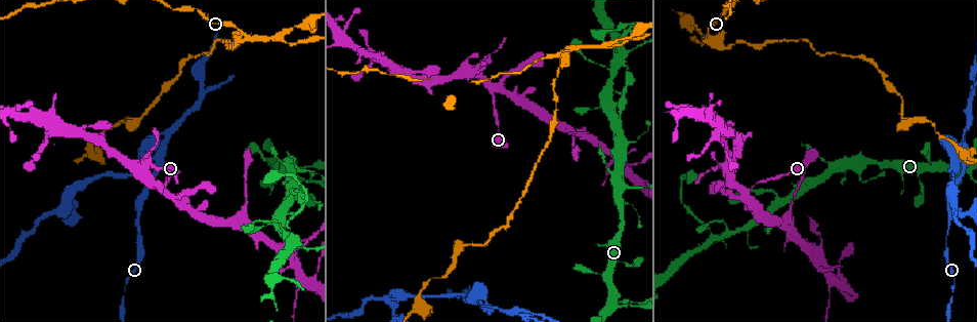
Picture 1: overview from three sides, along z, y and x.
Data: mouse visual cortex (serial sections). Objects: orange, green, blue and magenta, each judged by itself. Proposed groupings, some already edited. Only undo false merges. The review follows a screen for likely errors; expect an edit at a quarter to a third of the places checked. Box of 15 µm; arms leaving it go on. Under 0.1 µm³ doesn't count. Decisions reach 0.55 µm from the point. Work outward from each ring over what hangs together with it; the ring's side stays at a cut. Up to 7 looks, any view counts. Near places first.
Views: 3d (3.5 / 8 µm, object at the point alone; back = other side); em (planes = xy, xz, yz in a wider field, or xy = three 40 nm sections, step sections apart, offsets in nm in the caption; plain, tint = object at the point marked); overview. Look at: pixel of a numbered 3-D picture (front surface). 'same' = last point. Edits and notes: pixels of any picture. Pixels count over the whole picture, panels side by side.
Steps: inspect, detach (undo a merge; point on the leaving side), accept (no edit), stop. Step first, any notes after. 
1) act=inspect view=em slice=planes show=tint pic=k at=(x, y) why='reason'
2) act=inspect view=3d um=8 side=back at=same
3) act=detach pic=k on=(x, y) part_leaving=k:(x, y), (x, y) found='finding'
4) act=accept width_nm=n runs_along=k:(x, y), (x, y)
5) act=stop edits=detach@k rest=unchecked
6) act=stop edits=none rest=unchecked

act=inspect view=3d um=8 pic=1 at=(708, 33) why='two arms in line, one across'

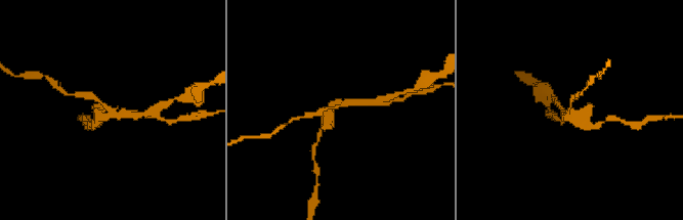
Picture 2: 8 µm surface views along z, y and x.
act=inspect view=3d um=3.5 pic=2 at=(106, 108)

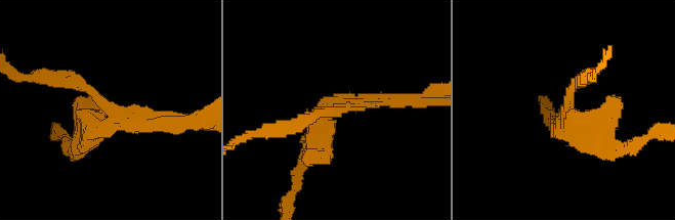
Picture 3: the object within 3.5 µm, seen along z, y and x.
act=detach pic=3 on=(579, 119) part_leaving=3:(561, 118), (559, 130), (627, 146) found='two cells meet here'

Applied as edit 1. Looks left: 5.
act=inspect view=3d um=3.5 pic=1 at=(293, 236) why='small branch off a trunk'

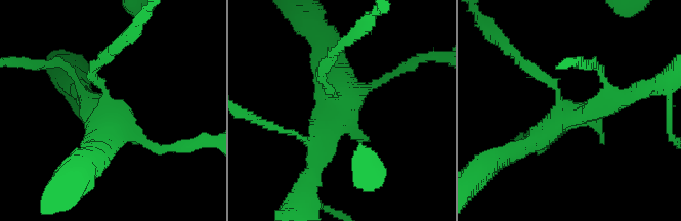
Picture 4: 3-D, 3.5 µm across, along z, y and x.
act=inspect view=em slice=xy step=5 show=tint pic=4 at=(563, 112)

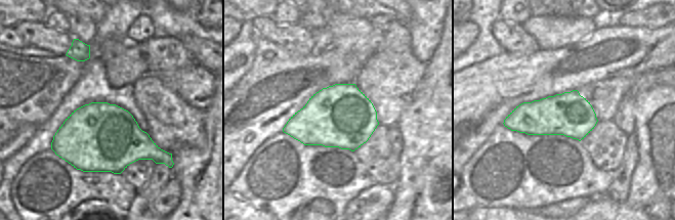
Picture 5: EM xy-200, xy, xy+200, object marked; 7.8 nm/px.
act=inspect view=em slice=xy step=1 show=tint at=same why='cut it another way'

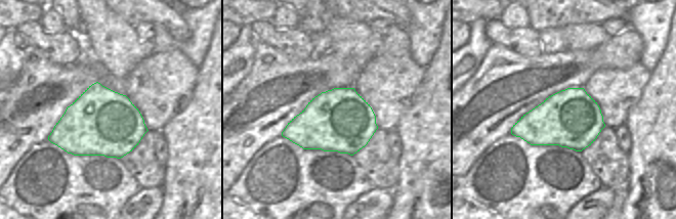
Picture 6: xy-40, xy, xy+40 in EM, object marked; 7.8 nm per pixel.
act=accept runs_along=4:(616, 97), (564, 113), (512, 153) found='one cell here'

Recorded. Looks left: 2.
act=stop edits=detach@3 rest=unchecked

